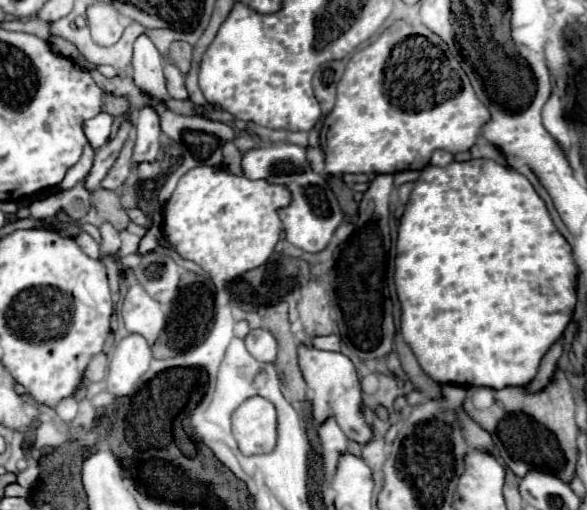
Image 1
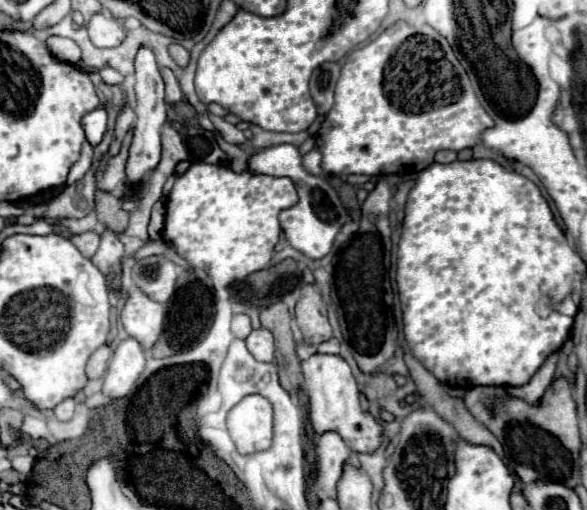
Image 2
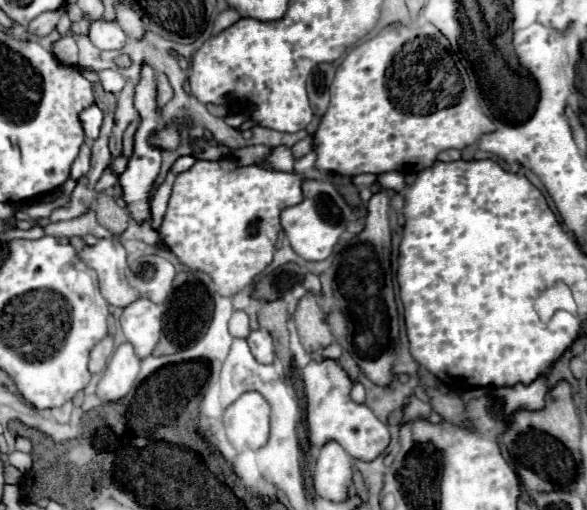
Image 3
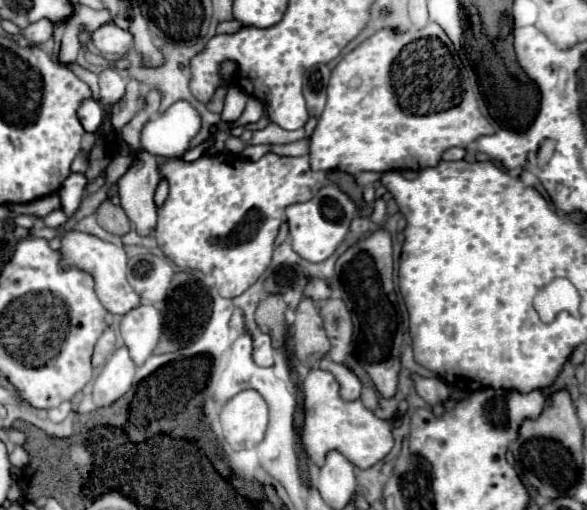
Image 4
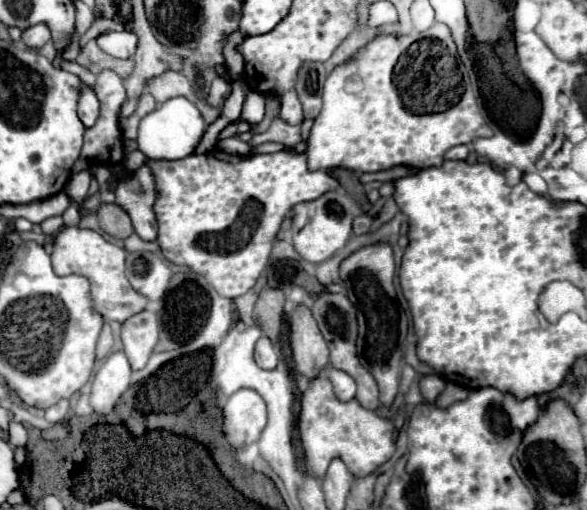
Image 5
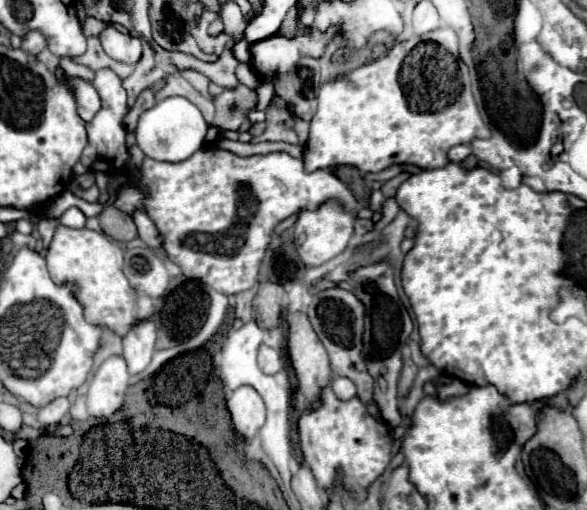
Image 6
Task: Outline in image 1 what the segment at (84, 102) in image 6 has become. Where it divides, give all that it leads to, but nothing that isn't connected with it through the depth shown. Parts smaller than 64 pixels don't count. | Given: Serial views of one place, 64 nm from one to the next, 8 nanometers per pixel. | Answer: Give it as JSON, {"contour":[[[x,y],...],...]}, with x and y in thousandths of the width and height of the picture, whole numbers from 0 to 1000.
{"contour":[[[177,220],[170,227],[143,239],[143,263],[147,263],[147,271],[150,271],[150,278],[153,278],[153,286],[160,294],[184,278],[187,255],[191,255],[191,239],[194,239],[194,231],[187,224],[177,224]]]}

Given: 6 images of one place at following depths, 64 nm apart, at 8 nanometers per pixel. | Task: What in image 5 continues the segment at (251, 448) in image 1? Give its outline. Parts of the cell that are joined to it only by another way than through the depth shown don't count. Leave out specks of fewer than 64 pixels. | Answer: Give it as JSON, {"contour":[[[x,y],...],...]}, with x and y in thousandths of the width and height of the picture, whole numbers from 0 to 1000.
{"contour":[[[416,761],[395,773],[378,800],[378,847],[399,882],[436,867],[453,835],[453,792],[436,765]]]}

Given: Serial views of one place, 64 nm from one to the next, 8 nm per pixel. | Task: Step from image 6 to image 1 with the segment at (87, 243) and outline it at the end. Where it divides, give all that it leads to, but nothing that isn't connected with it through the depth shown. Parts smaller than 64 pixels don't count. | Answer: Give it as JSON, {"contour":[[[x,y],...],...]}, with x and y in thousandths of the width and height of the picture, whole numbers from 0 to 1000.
{"contour":[[[177,435],[177,439],[170,443],[170,459],[174,459],[174,486],[170,486],[170,498],[174,498],[174,502],[198,498],[201,486],[204,486],[201,451],[198,451],[187,435]]]}

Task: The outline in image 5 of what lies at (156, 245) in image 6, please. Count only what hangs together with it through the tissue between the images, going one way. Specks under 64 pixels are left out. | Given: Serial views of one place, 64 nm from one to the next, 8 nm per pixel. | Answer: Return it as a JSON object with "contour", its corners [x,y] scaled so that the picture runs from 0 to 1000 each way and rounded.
{"contour":[[[249,314],[232,337],[204,353],[198,369],[198,396],[218,416],[228,451],[242,471],[262,471],[269,455],[262,392],[266,353],[256,333],[256,314]]]}

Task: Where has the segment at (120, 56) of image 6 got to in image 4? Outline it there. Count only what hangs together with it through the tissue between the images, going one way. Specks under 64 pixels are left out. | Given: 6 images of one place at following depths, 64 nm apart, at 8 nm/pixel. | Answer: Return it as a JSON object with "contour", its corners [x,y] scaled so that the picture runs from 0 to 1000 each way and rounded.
{"contour":[[[194,43],[174,47],[153,67],[160,90],[177,106],[201,106],[211,110],[225,94],[225,71],[201,55]]]}

